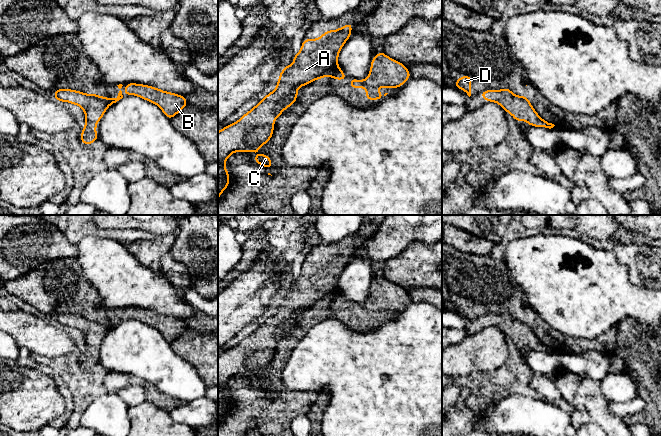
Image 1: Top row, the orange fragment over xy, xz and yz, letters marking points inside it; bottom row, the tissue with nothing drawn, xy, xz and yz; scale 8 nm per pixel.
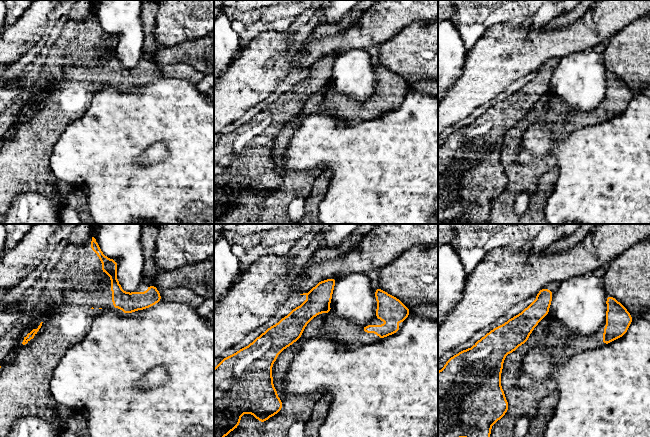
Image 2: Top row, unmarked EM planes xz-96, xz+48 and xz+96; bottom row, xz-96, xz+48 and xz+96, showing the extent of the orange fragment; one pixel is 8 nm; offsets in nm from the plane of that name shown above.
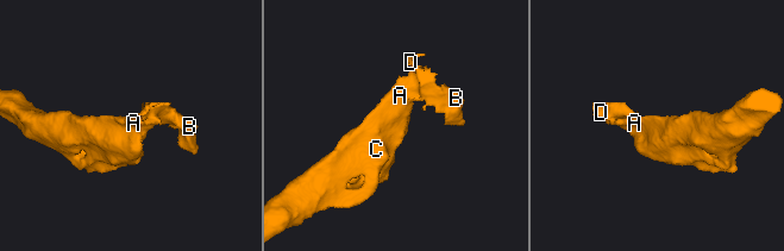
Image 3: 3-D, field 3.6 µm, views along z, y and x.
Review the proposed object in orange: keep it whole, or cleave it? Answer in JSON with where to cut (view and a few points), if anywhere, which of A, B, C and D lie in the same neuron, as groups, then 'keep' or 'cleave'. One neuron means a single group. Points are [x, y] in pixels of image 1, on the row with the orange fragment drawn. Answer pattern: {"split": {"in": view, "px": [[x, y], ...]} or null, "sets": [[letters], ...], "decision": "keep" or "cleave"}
{"split": {"in": "xz", "px": [[337, 65], [327, 69], [316, 78]]}, "sets": [["A", "C"], ["B", "D"]], "decision": "cleave"}

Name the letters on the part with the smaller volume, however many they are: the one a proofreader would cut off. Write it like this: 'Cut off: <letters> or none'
Cut off: B, D

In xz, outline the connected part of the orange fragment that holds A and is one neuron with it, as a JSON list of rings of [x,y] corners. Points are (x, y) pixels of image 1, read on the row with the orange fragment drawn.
[[[352,22],[337,30],[325,31],[320,38],[306,39],[304,38],[301,50],[294,55],[292,65],[283,68],[280,73],[276,89],[268,93],[249,112],[218,132],[218,199],[221,193],[229,186],[229,173],[225,168],[225,161],[234,152],[257,152],[258,149],[266,144],[273,135],[274,121],[281,113],[296,102],[298,96],[298,88],[305,86],[327,70],[337,66],[338,55],[345,42],[351,36]]]

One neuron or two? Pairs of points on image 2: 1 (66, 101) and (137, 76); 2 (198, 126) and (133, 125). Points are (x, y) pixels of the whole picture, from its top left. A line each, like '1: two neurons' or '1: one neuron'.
1: one neuron
2: one neuron

